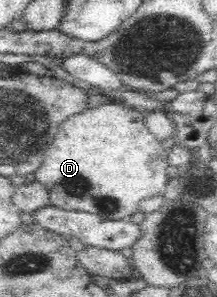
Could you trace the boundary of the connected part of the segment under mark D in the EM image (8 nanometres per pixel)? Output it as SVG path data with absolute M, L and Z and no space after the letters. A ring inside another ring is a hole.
M117 102L117 104L101 104L101 106L91 105L87 110L83 110L81 114L75 114L75 116L71 116L69 120L65 120L65 122L61 124L61 128L59 128L55 140L51 142L45 152L42 166L34 174L35 177L37 177L36 181L48 189L52 206L57 206L64 210L95 214L100 219L126 220L140 210L140 203L142 201L158 196L164 191L164 186L168 180L167 168L169 162L167 161L165 150L161 147L161 143L162 142L147 129L144 112L141 109L126 105L123 102Z

